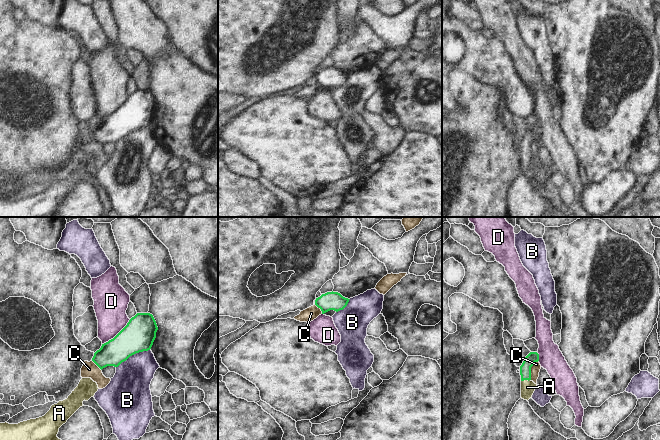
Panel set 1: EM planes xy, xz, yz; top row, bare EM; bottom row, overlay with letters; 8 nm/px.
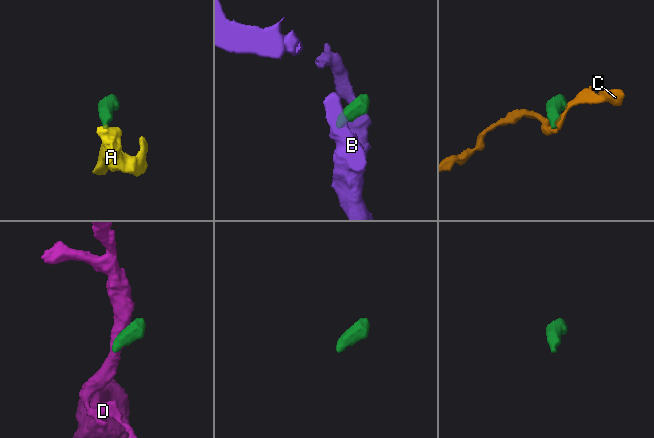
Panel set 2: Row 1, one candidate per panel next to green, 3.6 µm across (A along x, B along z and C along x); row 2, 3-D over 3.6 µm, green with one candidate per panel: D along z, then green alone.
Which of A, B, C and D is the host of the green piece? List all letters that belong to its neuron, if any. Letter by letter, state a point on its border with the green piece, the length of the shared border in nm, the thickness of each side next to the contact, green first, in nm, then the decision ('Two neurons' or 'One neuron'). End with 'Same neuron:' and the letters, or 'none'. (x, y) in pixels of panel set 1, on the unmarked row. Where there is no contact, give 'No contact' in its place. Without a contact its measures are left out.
A: Touches green at yz (525, 155). Shared border 80 nm. Thickness 100 nm (green) against 110 nm. One neuron
B: Touches green at xy (132, 130). Shared border 300 nm. Thickness 260 nm (green) against 300 nm. Two neurons
C: Touches green at yz (530, 145). Shared border 170 nm. Thickness 100 nm (green) against 80 nm. Two neurons
D: Touches green at xy (117, 110). Shared border 300 nm. Thickness 260 nm (green) against 280 nm. Two neurons
Same neuron: A.

